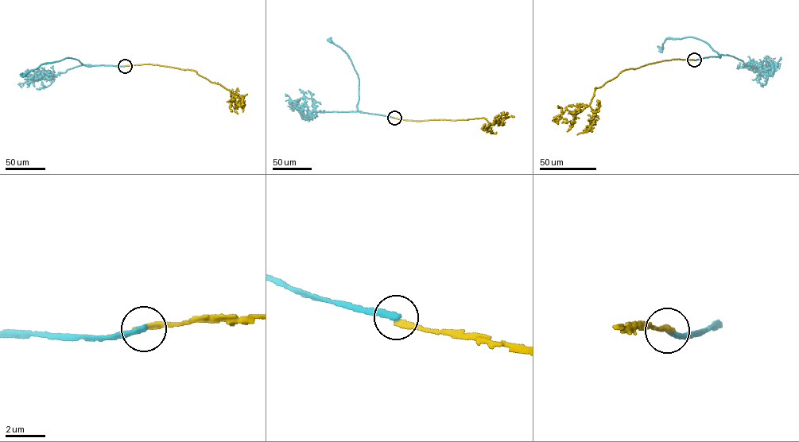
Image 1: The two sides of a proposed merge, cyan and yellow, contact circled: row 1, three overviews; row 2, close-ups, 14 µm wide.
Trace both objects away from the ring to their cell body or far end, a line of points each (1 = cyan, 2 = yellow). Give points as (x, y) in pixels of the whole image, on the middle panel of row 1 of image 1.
1: (394, 118), (358, 110), (358, 75), (347, 54), (329, 40)
2: (394, 118), (422, 121), (484, 118), (492, 125), (506, 118), (506, 113), (503, 115)

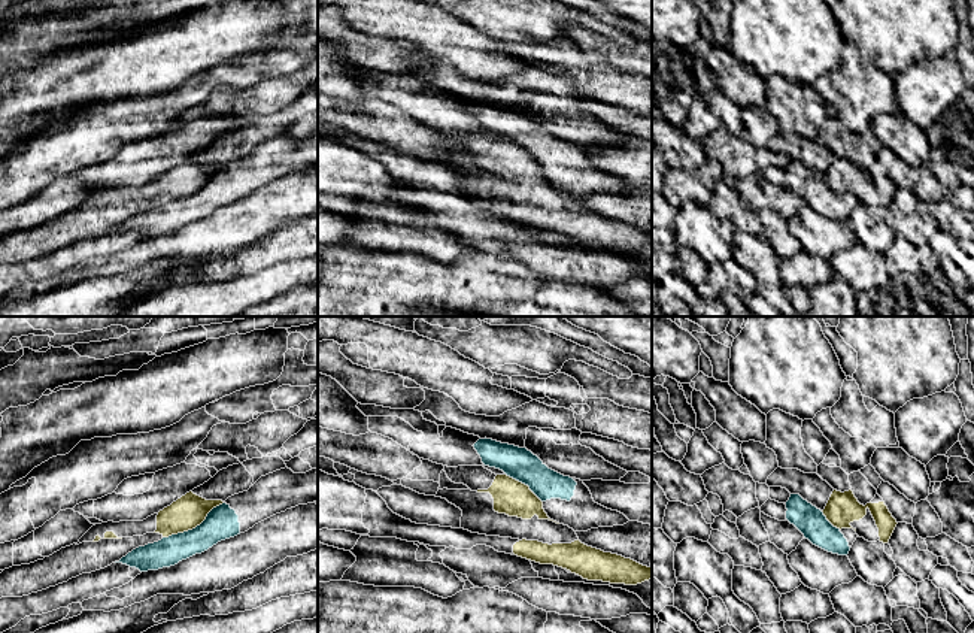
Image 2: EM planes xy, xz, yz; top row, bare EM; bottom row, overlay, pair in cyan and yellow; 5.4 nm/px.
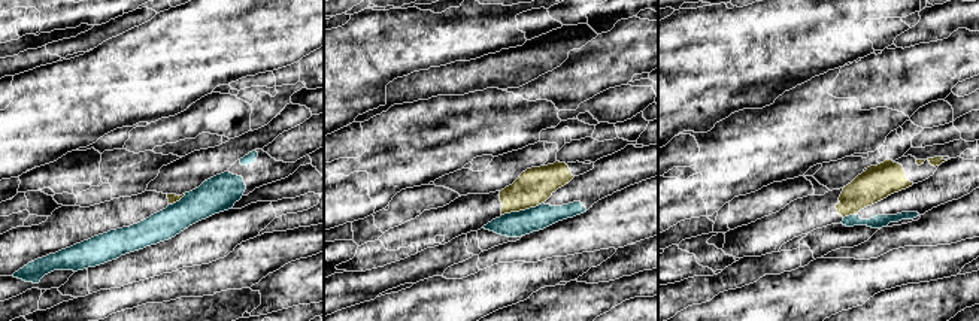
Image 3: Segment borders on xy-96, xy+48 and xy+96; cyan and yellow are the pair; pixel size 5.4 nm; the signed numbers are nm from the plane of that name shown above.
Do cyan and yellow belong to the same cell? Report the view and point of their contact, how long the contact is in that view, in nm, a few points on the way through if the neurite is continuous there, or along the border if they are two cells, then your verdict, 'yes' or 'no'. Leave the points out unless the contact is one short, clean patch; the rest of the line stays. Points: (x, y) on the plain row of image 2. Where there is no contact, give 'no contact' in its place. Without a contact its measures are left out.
contact xy (193, 194); length 380 nm; border xy (222, 167), (194, 193), (163, 203); no

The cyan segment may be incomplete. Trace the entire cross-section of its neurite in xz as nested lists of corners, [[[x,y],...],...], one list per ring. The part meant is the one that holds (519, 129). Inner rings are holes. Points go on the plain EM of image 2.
[[[486,103],[479,105],[473,112],[485,131],[500,134],[528,151],[543,167],[547,182],[574,197],[623,191],[629,187],[623,179],[595,169],[583,146],[549,134],[527,113]]]

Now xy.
[[[285,133],[261,142],[248,157],[228,163],[195,194],[139,212],[115,228],[140,237],[170,233],[248,197],[276,179],[316,166],[318,133],[306,139],[294,139]]]

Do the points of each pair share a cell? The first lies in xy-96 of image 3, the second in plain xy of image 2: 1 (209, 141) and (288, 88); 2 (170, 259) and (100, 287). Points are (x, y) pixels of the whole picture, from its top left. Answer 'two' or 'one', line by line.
1: one
2: two

